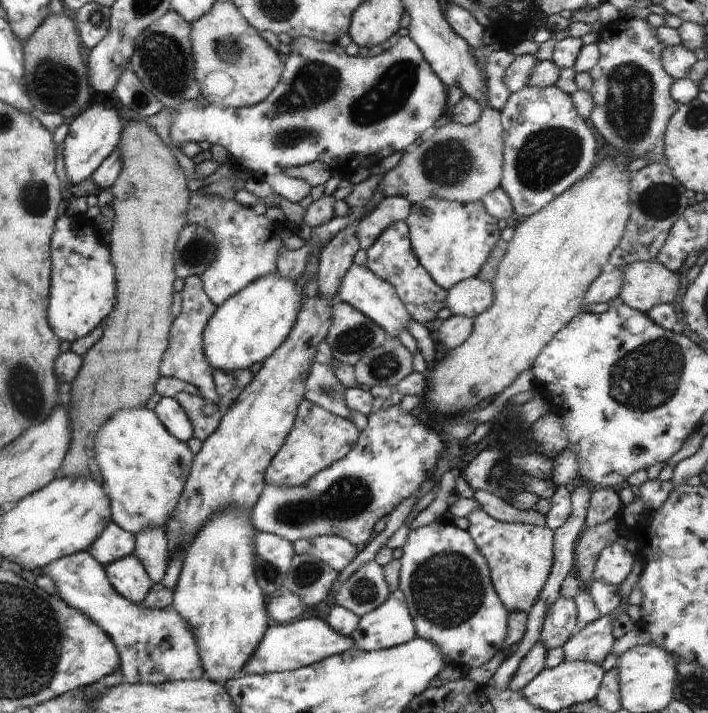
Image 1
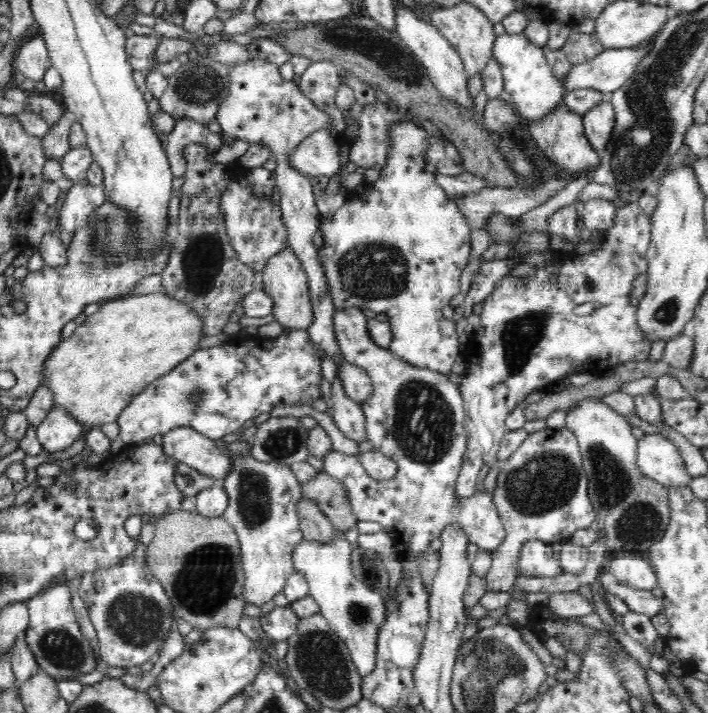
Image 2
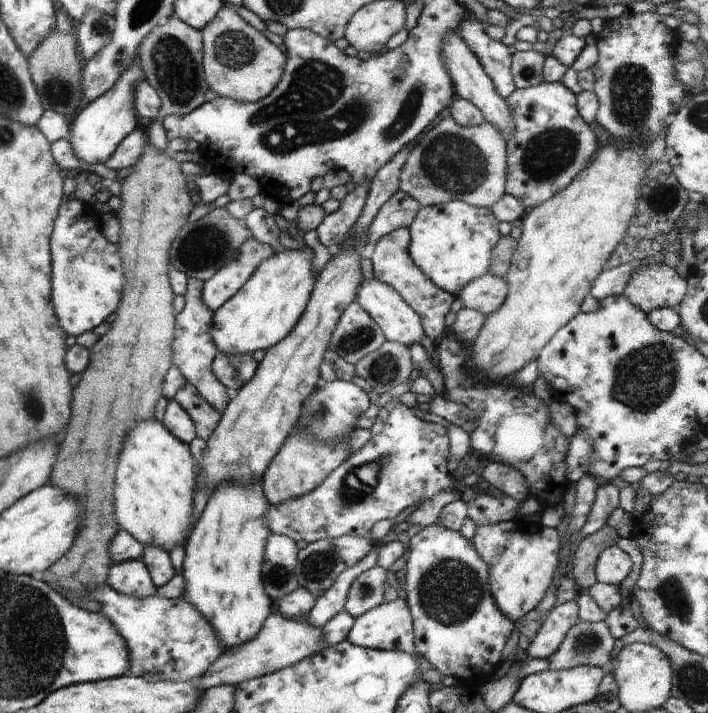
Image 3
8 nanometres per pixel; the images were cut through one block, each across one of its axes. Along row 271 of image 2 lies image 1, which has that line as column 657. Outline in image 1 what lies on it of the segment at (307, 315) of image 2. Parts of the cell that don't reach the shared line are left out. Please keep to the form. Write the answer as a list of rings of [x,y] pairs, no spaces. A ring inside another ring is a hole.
[[[656,260],[636,261],[624,270],[619,297],[624,304],[647,313],[657,304],[672,304],[681,289],[679,275]]]

